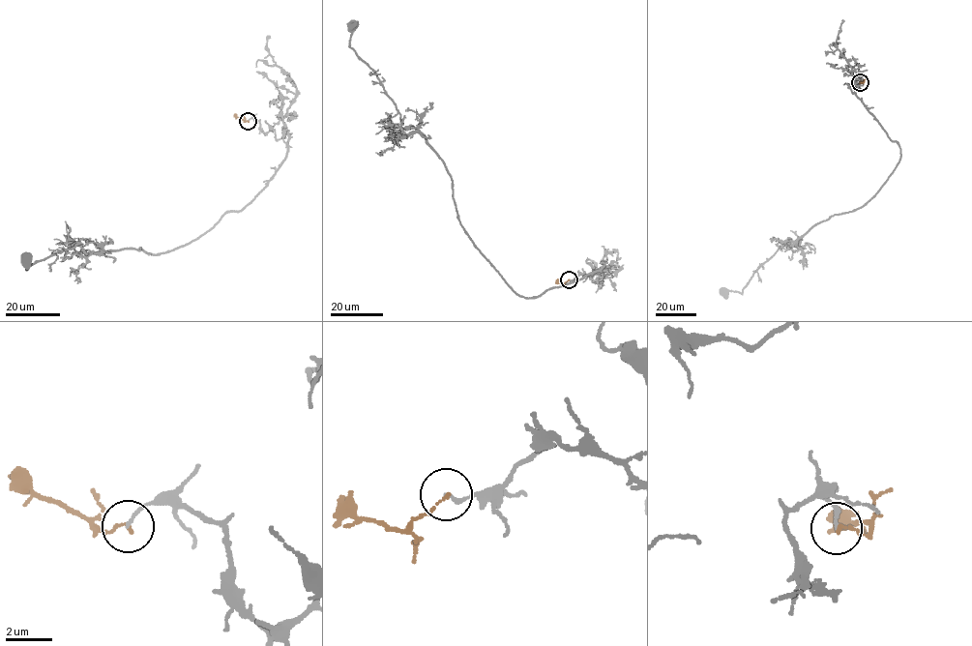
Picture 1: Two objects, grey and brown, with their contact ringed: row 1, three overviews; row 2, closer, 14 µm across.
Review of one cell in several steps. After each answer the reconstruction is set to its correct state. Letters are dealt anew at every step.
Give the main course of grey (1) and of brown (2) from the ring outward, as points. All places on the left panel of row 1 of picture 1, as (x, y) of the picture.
1: (248, 121), (264, 132), (280, 119), (288, 151), (206, 233), (157, 254), (82, 238), (24, 259)
2: (248, 121), (234, 114)

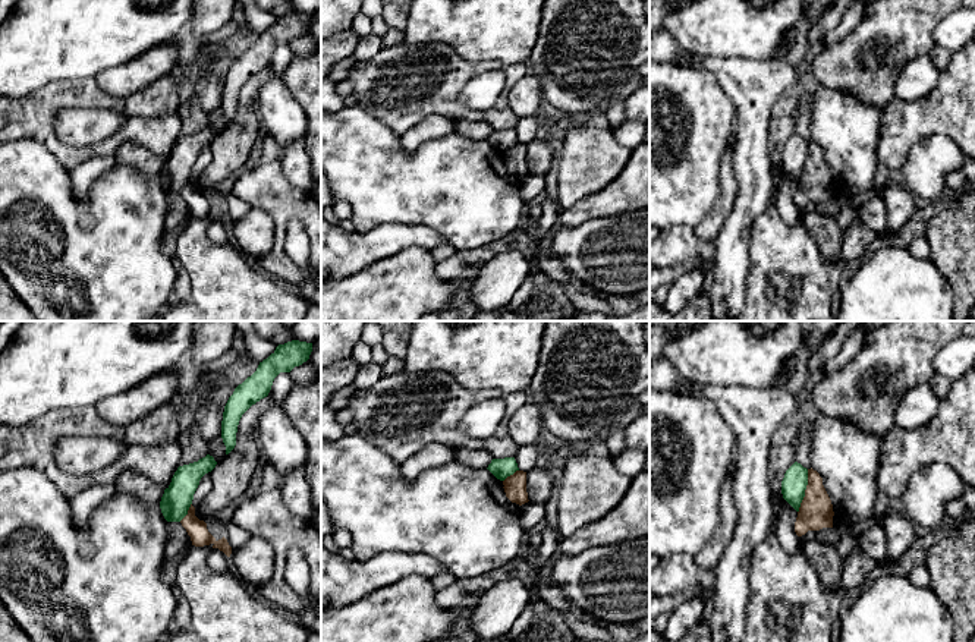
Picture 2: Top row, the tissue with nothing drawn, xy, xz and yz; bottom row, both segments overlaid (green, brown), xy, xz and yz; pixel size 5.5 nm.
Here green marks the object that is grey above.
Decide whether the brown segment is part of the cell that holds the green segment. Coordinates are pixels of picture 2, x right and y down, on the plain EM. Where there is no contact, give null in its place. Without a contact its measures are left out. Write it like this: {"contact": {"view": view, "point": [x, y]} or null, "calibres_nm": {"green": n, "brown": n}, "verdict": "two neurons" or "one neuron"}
{"contact": {"view": "yz", "point": [804, 163]}, "calibres_nm": {"green": 140, "brown": 190}, "verdict": "two neurons"}

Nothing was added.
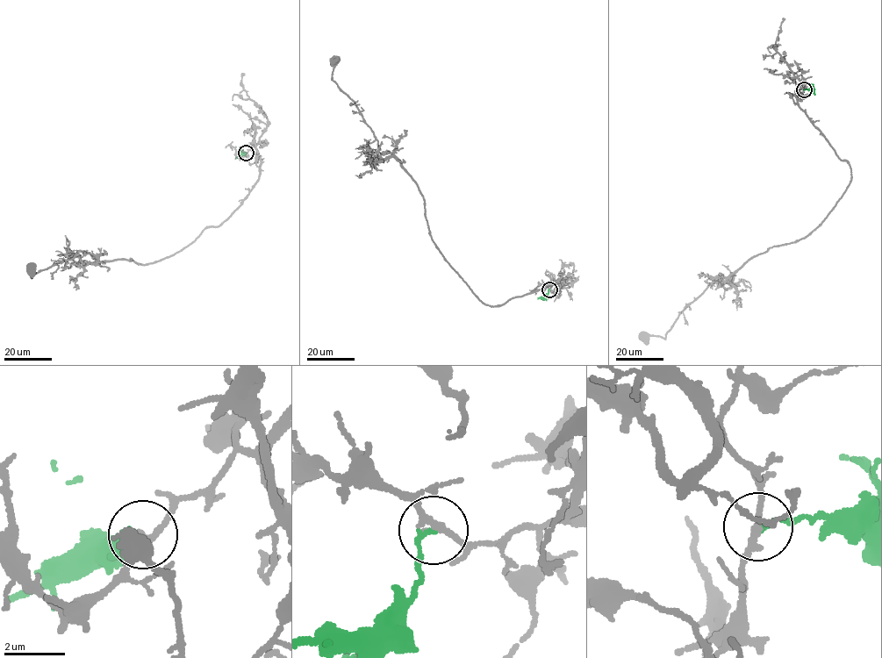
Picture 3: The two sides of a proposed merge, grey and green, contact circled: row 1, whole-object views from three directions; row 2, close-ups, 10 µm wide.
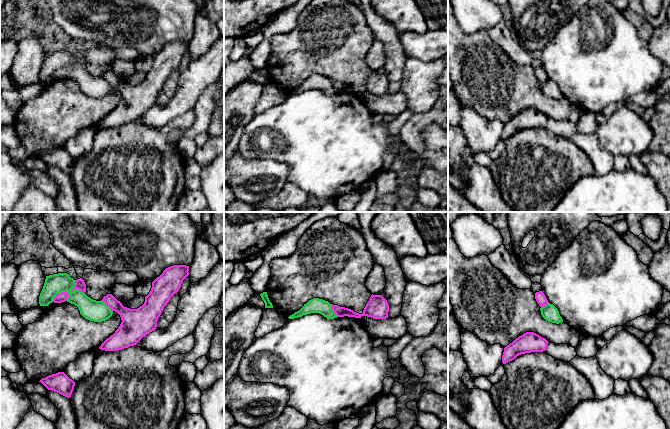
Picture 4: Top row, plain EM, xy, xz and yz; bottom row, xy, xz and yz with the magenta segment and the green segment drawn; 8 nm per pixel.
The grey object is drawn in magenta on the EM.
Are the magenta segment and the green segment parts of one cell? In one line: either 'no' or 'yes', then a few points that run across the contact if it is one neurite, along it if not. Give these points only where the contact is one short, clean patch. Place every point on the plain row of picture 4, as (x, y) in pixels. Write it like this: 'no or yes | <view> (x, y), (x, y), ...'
no

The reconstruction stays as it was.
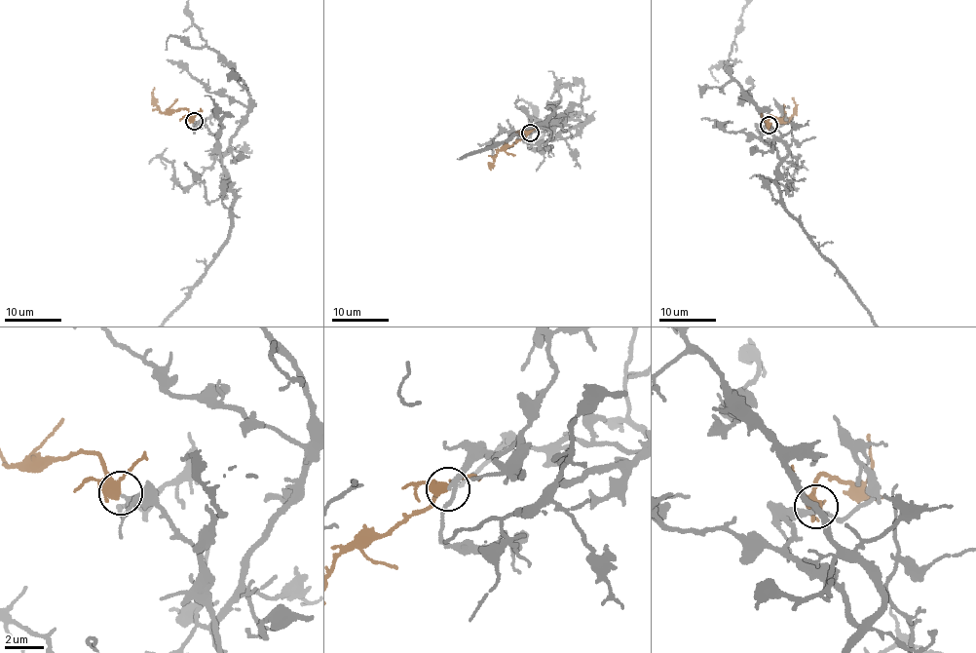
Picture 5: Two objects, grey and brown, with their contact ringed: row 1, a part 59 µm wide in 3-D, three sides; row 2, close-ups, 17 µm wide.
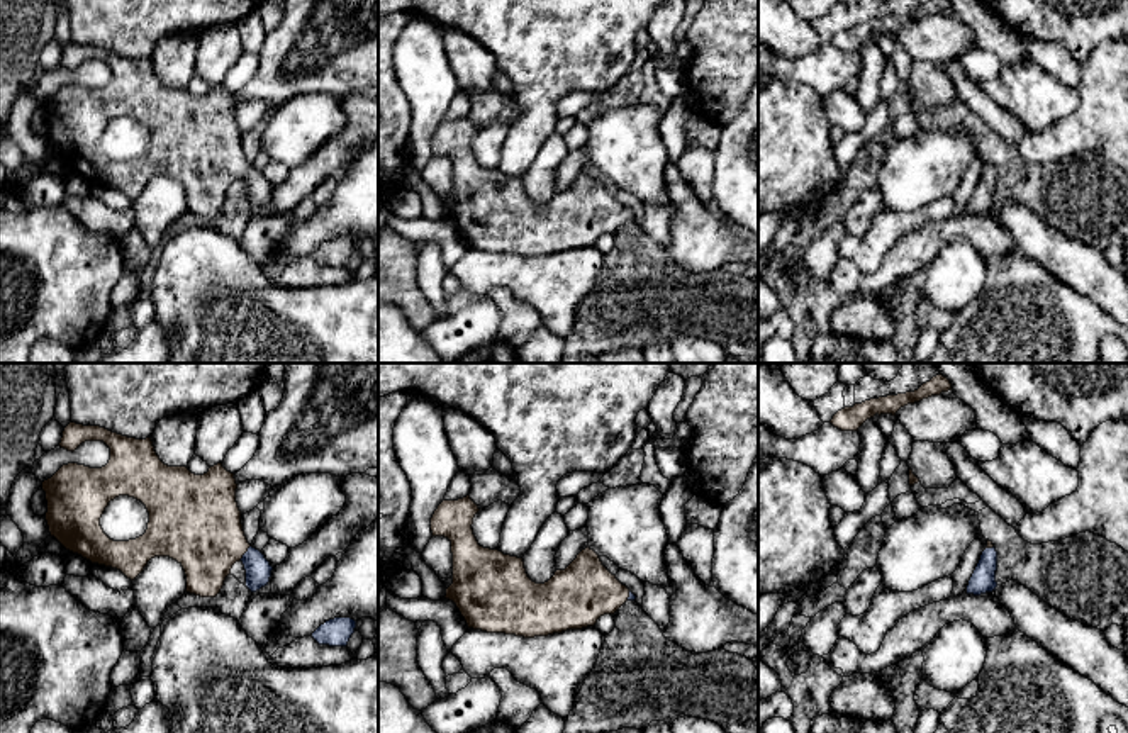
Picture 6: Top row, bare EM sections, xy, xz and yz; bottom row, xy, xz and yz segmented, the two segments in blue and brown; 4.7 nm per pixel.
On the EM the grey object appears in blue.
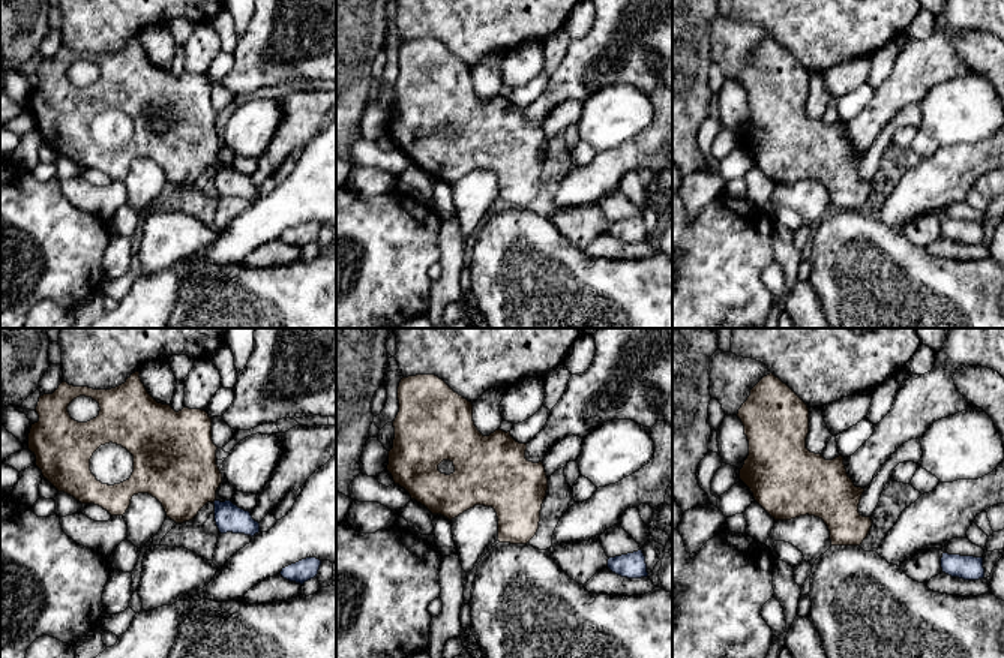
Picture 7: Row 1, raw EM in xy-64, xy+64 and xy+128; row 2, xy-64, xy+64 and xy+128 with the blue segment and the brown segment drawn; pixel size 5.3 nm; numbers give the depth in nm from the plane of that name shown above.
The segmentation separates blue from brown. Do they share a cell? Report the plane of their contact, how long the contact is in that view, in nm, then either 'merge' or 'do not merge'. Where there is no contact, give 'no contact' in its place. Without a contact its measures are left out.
xy | 90 nm | merge

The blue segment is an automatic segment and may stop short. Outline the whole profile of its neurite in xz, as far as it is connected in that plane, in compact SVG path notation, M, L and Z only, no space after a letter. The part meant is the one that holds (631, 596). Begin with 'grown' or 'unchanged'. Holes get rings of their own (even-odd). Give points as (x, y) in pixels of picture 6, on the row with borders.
grown | M466 495L458 501L443 501L431 518L433 536L444 536L451 541L453 584L444 597L456 604L468 628L524 638L548 636L594 626L600 616L614 614L626 601L636 599L589 546L565 570L556 570L548 582L533 582L522 558L478 545L472 529L478 511L478 506Z

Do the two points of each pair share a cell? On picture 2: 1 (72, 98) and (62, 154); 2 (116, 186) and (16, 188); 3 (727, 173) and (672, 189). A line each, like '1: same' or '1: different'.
1: same
2: same
3: different

